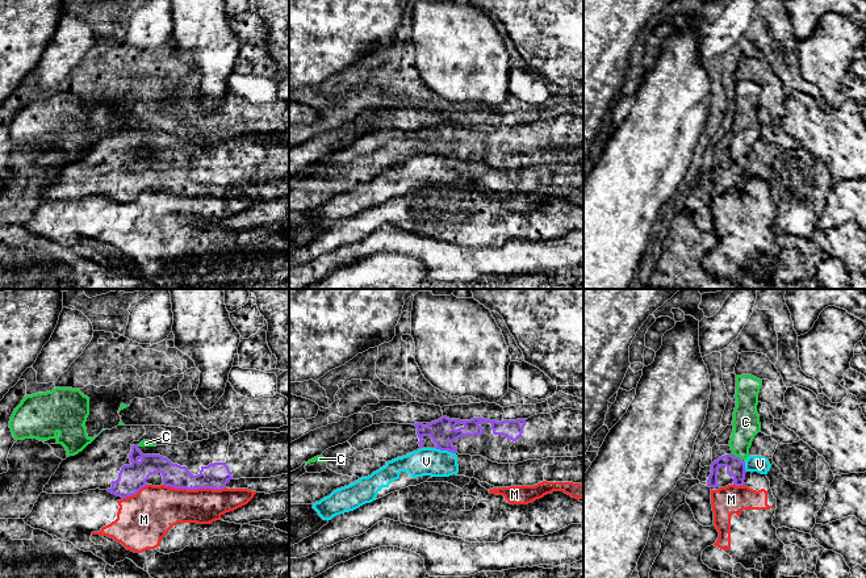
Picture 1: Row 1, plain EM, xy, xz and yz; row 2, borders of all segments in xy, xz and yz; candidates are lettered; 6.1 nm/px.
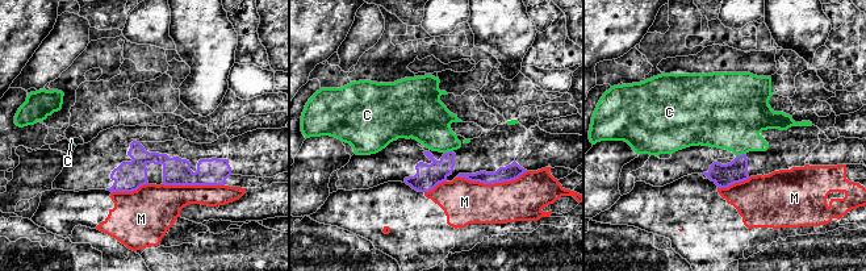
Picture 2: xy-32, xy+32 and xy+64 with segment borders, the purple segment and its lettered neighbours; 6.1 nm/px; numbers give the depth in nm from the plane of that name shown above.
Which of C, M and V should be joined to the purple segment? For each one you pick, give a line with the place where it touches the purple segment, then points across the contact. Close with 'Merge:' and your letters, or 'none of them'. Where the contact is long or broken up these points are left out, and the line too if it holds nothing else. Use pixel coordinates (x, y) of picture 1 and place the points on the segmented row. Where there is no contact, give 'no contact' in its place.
Merge: none of them

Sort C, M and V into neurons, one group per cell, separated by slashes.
C / M / V

